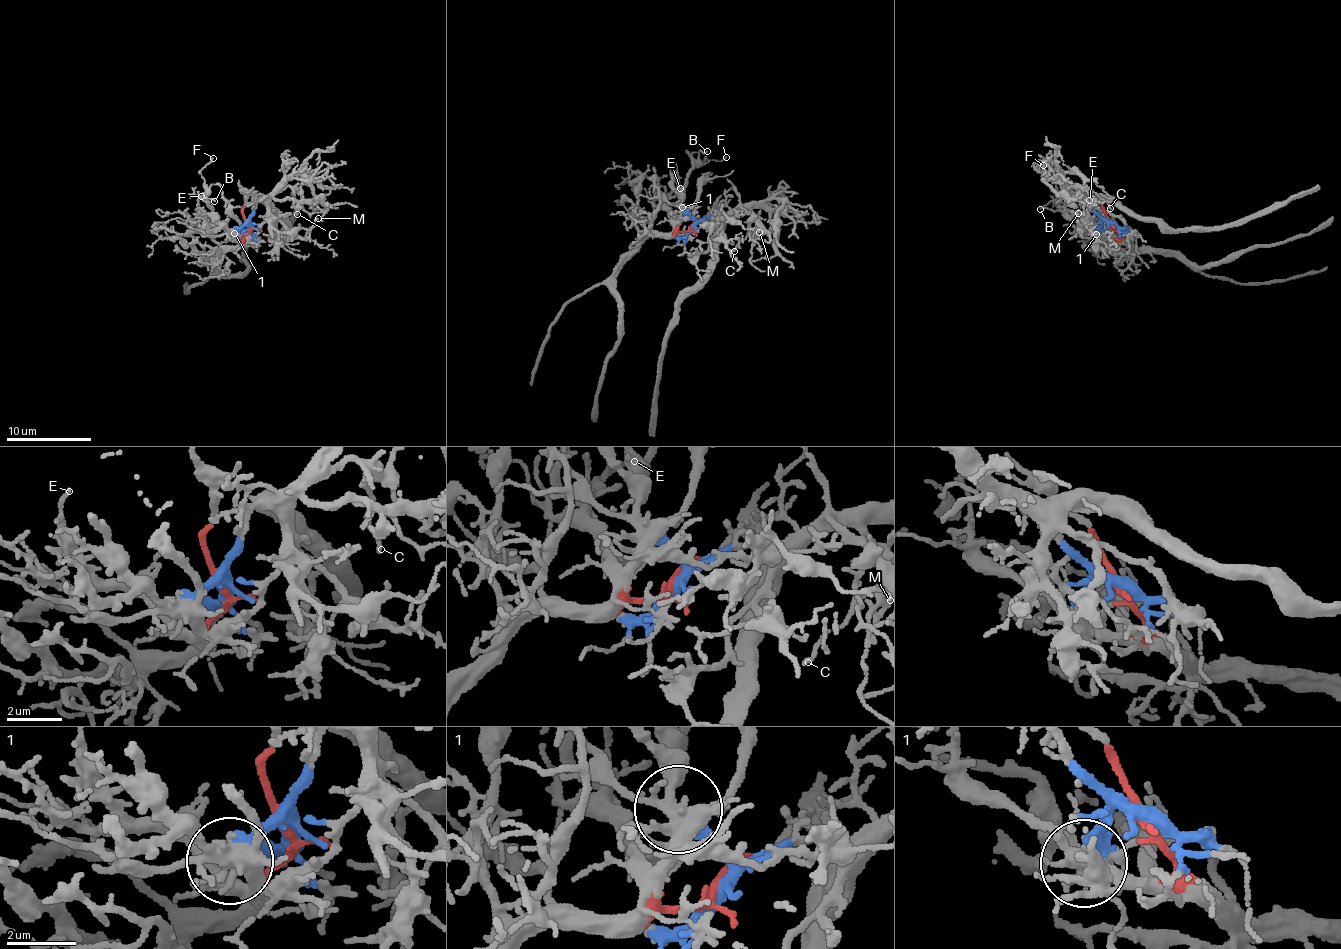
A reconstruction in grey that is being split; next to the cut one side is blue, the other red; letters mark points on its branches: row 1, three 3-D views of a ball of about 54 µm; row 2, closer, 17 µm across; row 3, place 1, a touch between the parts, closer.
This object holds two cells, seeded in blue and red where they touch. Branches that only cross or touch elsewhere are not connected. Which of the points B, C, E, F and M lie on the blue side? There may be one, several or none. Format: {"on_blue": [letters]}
{"on_blue": ["C", "M"]}

